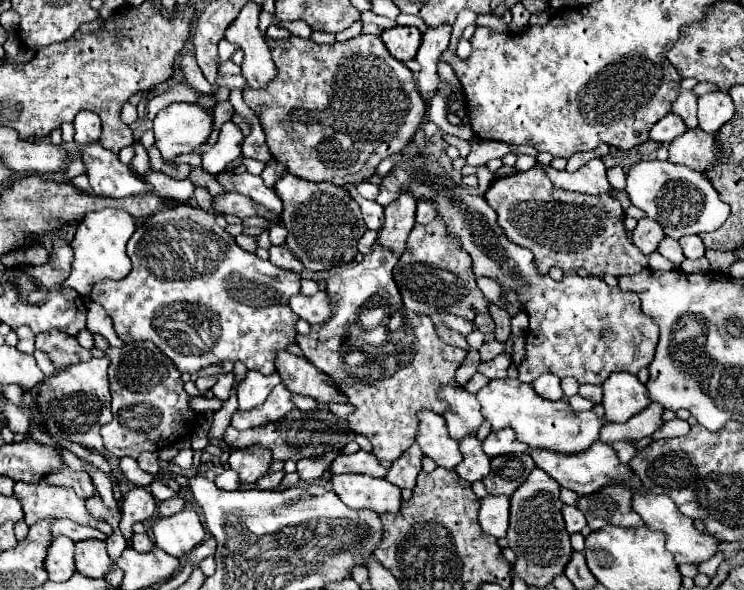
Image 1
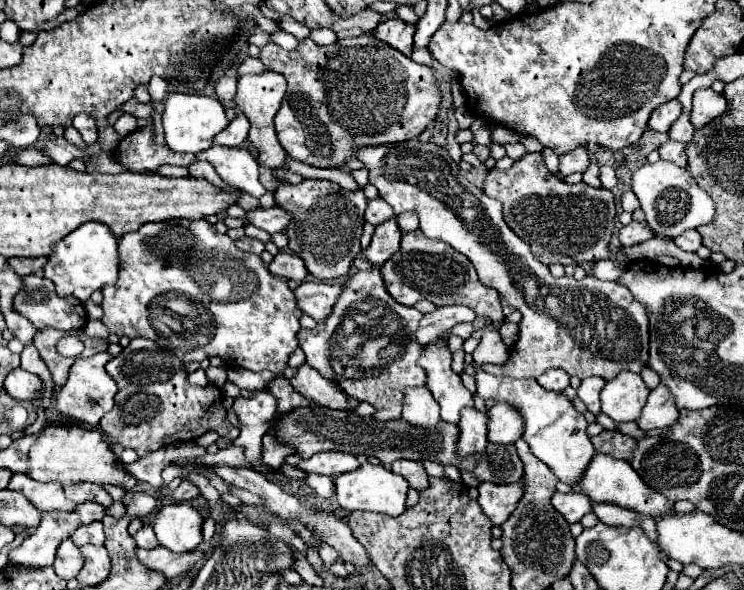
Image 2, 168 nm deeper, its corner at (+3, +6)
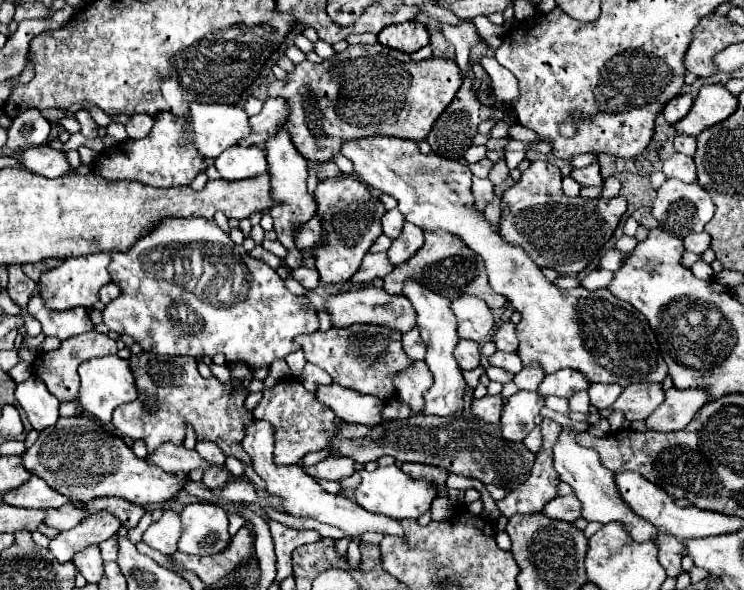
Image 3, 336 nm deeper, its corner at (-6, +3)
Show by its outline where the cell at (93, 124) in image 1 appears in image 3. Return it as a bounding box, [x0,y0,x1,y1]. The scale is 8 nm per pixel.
[76,109,98,139]

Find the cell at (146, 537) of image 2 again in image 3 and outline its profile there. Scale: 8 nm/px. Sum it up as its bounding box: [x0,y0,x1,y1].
[142,509,180,555]

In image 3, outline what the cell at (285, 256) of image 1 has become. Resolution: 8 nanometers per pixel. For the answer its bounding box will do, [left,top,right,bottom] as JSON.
[292,267,320,289]

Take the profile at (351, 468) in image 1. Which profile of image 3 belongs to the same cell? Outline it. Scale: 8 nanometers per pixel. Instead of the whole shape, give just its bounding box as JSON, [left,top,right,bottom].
[302,457,354,481]

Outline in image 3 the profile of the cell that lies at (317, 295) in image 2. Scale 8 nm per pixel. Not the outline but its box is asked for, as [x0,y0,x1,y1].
[326,285,416,333]

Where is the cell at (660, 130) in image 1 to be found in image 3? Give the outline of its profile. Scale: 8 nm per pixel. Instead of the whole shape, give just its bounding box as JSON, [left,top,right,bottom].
[664,93,692,125]

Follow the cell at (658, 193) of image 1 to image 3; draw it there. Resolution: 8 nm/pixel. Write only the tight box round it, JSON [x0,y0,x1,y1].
[652,179,714,237]

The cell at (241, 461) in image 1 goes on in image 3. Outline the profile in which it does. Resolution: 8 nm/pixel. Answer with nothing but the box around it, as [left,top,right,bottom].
[254,377,338,465]

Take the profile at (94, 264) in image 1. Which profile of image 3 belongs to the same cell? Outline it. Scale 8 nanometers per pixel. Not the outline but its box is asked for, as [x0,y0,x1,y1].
[38,253,110,311]

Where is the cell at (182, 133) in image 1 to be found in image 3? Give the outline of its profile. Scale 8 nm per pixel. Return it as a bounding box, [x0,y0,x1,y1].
[190,103,252,157]

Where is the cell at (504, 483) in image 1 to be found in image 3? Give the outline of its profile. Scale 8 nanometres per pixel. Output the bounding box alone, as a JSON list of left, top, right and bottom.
[332,393,536,491]

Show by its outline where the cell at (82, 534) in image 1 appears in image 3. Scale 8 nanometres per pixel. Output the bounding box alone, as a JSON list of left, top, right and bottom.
[100,537,118,561]

